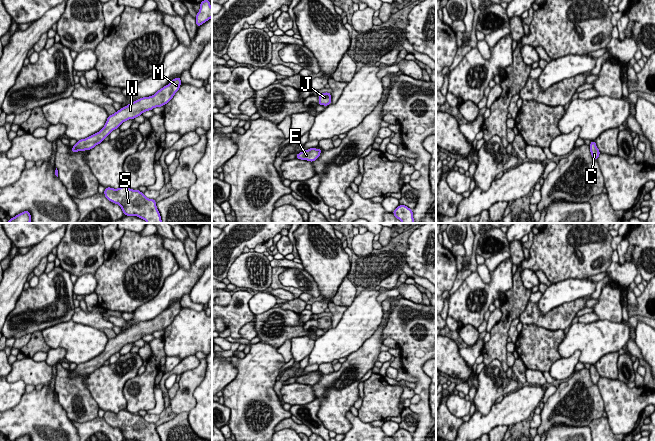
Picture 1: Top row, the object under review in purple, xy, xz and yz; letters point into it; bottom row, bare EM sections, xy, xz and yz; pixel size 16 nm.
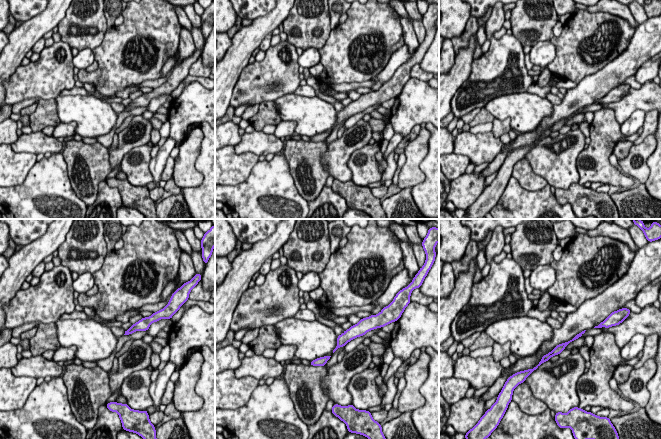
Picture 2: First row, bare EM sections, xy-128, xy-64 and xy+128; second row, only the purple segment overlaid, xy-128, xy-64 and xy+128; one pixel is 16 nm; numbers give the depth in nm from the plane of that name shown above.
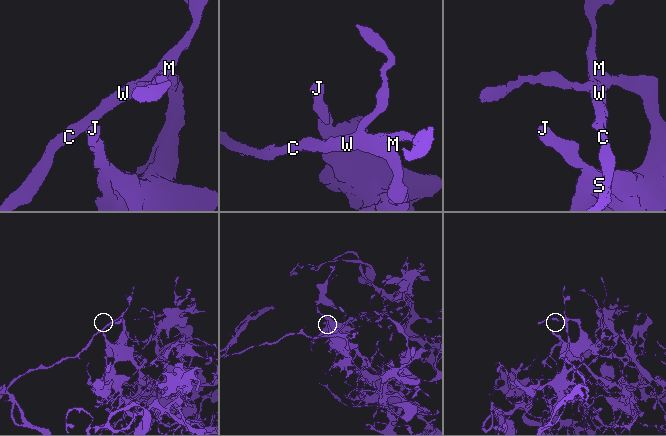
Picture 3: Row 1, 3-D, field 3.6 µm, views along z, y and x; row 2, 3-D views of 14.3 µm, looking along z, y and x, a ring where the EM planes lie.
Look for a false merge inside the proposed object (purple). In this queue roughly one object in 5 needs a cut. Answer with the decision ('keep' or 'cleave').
keep

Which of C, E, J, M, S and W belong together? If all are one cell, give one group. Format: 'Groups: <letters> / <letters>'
Groups: C E J M S W

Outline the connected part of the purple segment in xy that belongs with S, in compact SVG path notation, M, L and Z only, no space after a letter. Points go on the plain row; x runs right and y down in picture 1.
M126 409L118 413L106 411L104 419L112 427L119 428L126 440L161 441L156 425L147 422L138 413L130 413Z

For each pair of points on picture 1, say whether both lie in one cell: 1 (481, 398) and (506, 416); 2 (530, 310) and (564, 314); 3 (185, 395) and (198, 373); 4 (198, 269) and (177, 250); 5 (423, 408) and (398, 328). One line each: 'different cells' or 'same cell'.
1: different cells
2: same cell
3: same cell
4: different cells
5: same cell

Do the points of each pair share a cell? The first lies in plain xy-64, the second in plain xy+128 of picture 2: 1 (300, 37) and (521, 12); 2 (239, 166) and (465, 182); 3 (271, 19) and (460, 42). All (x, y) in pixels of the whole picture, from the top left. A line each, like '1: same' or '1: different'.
1: same
2: different
3: different

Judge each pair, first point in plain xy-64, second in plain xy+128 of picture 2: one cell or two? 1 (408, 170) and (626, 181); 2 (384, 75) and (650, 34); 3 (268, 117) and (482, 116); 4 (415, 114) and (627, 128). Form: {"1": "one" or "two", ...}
{"1": "two", "2": "one", "3": "one", "4": "two"}

